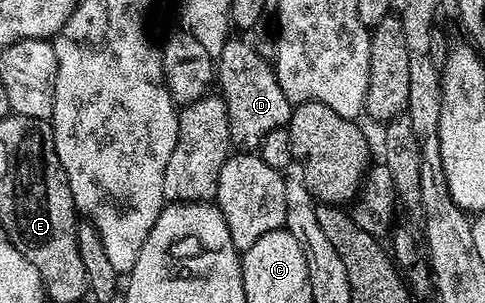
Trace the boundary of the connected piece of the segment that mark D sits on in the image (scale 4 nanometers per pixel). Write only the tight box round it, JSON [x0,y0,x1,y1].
[216,39,293,150]

